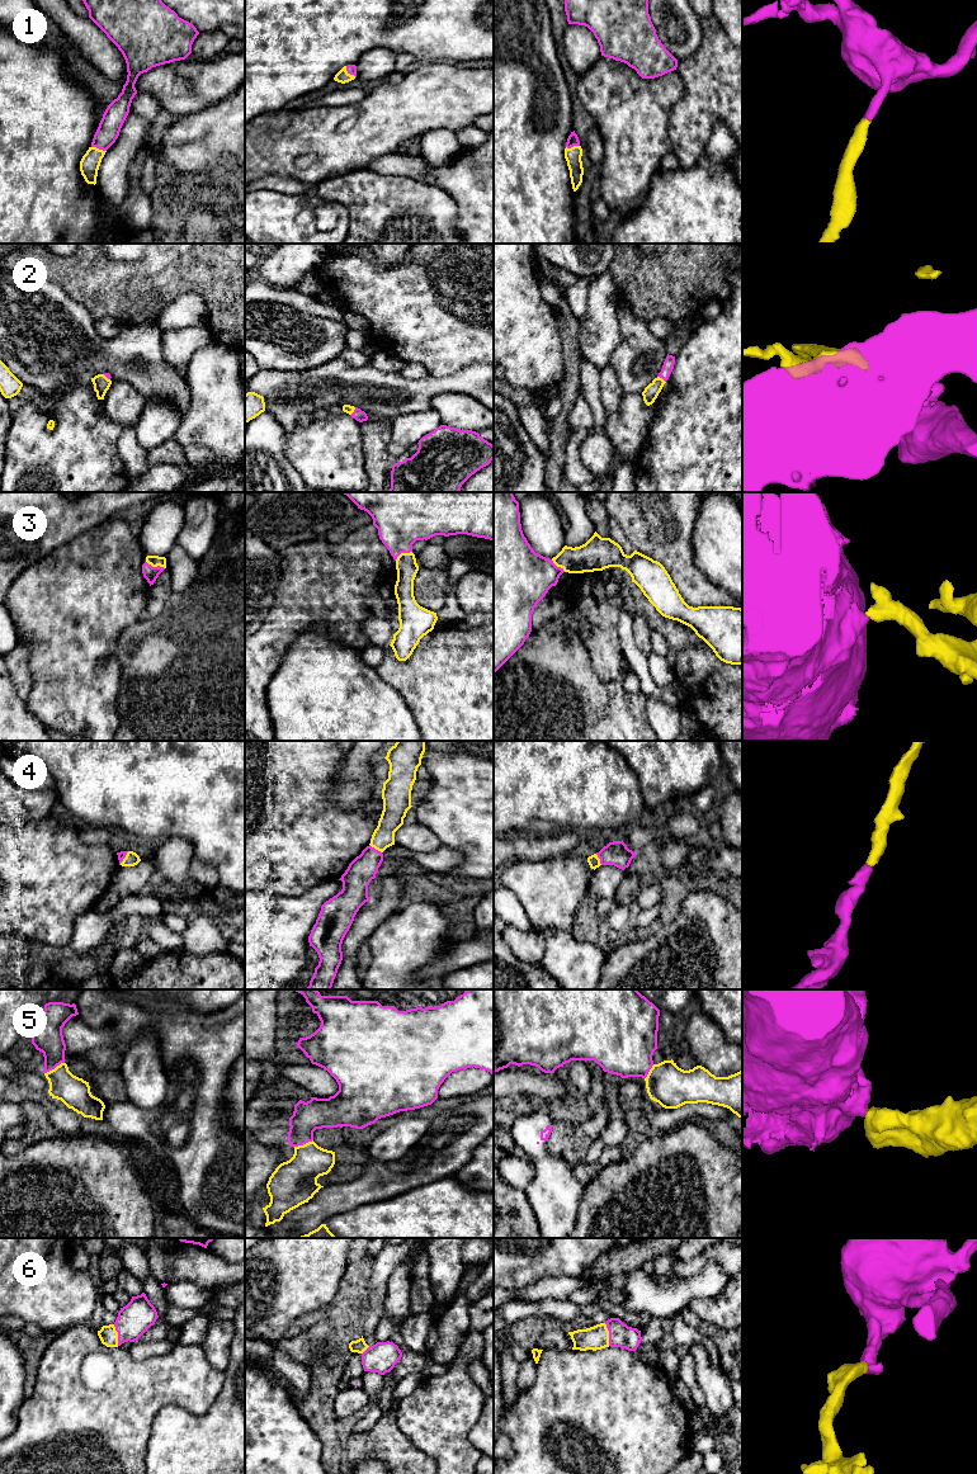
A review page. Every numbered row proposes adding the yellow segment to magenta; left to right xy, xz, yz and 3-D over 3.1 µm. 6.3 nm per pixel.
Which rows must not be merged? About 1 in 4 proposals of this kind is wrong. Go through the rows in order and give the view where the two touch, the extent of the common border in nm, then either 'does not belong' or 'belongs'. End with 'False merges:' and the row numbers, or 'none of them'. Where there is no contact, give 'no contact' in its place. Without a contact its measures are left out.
1: xy | 100 nm | belongs
2: yz | 70 nm | belongs
3: xy | 130 nm | belongs
4: xz | 100 nm | belongs
5: xy | 150 nm | belongs
6: yz | 150 nm | belongs
False merges: none of them

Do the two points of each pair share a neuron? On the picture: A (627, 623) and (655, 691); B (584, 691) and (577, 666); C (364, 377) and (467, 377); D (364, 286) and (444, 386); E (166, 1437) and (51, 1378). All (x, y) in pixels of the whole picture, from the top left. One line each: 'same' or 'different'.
A: same
B: same
C: same
D: different
E: different

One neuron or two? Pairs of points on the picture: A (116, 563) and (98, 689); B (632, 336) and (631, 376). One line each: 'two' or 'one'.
A: one
B: one

